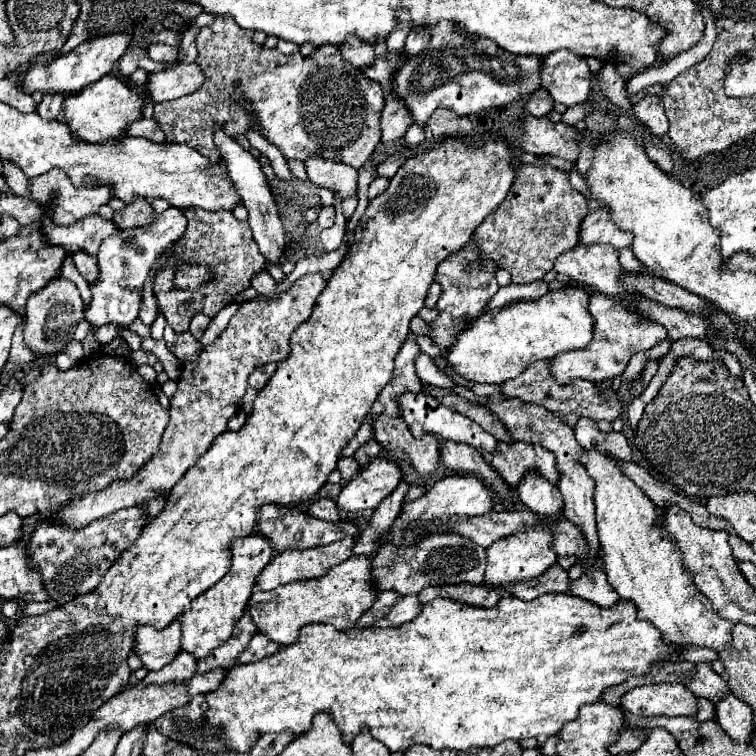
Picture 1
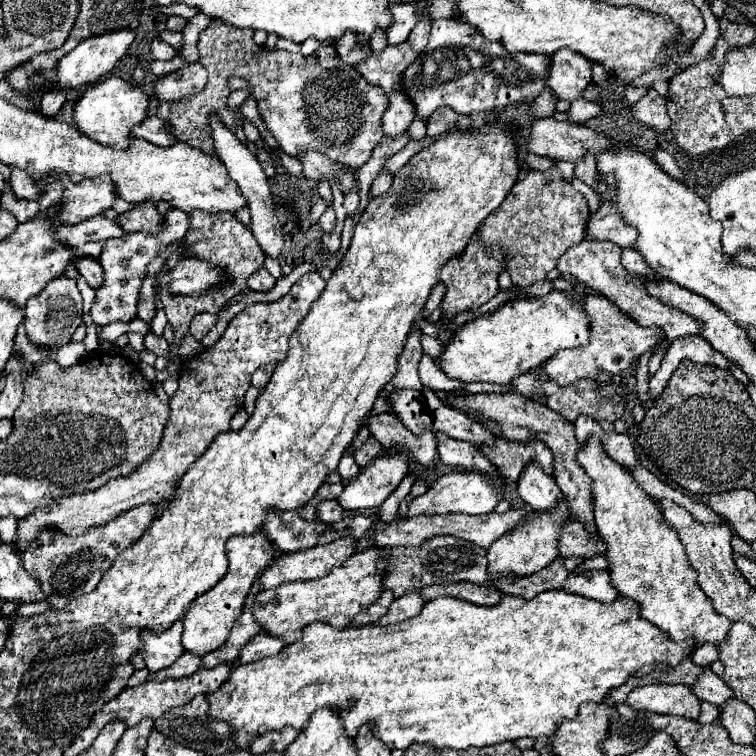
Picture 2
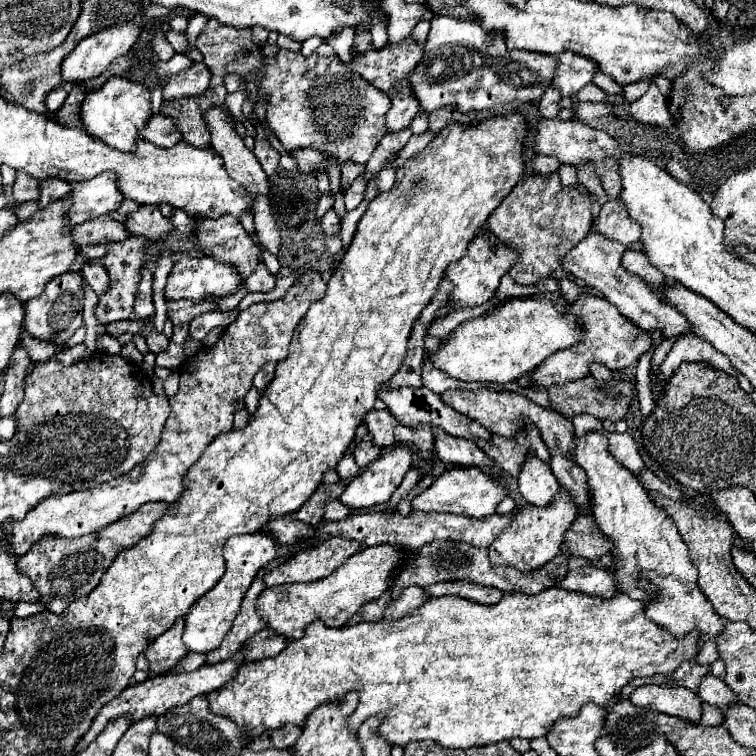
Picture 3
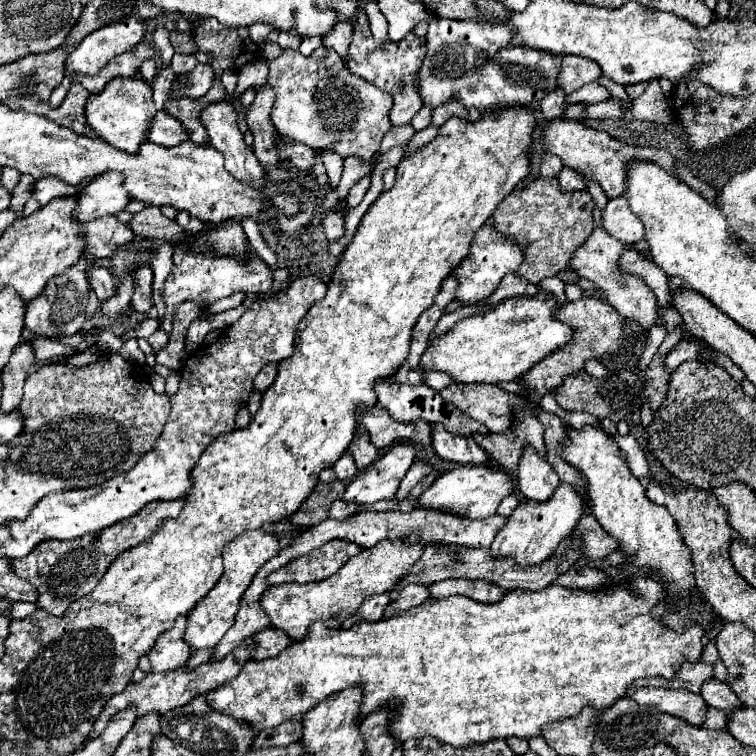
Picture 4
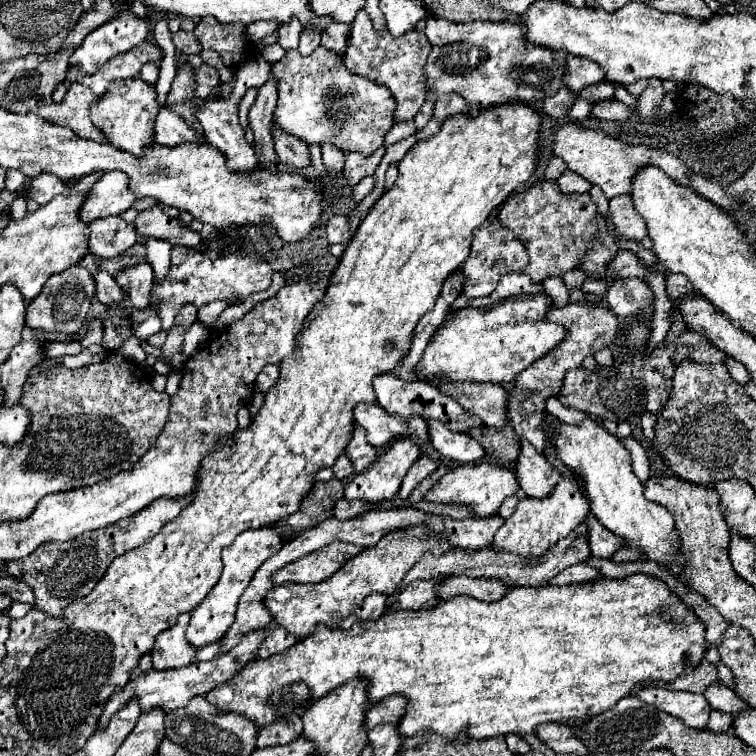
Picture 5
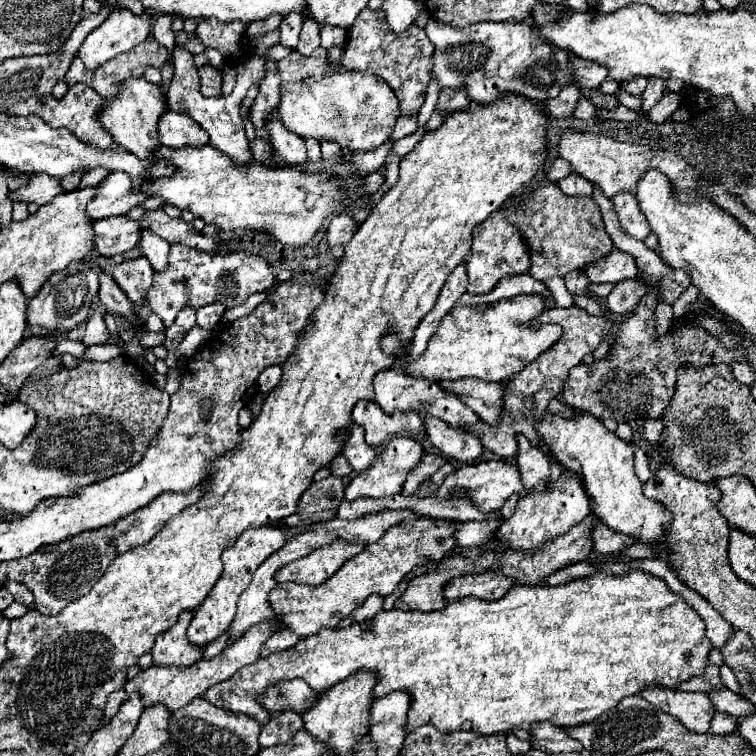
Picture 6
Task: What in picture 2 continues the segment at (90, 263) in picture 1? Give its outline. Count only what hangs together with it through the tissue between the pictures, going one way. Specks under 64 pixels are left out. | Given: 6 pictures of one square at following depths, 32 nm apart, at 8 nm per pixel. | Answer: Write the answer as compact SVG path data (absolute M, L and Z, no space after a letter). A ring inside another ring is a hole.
M80 256L76 258L76 266L78 266L78 272L86 278L86 282L94 288L96 284L100 284L102 280L102 272L100 272L100 264L96 258L90 258L90 256Z

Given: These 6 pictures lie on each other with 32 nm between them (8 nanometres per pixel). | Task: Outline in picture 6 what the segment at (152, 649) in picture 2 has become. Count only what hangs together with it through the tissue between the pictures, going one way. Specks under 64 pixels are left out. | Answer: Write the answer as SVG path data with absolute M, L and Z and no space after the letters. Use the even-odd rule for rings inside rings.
M182 612L178 616L178 622L168 632L162 632L158 636L152 648L154 666L190 666L196 660L200 660L202 650L186 638L186 628L190 620L192 612Z

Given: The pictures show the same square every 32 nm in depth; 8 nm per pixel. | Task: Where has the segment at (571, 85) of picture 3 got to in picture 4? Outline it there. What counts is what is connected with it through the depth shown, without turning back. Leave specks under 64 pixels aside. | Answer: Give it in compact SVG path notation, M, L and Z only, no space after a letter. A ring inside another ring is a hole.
M564 54L556 82L558 82L558 88L562 88L566 94L572 94L574 90L582 88L584 84L594 82L600 74L602 72L596 62L582 58L582 56Z

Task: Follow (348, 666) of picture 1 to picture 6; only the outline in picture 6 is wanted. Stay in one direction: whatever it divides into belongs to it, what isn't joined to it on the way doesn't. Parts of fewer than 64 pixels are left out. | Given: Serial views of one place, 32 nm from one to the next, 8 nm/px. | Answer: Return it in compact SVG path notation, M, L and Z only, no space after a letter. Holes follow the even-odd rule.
M596 570L594 576L584 578L584 580L576 580L576 582L568 582L562 586L512 586L504 598L496 600L496 602L486 602L486 600L476 600L476 598L458 598L448 602L442 610L434 610L434 612L412 612L412 610L382 610L380 616L376 616L376 620L372 620L372 624L368 624L370 630L364 630L360 624L352 624L350 628L322 628L320 632L316 632L314 636L302 638L298 644L294 644L292 648L272 654L268 658L258 658L256 662L240 668L240 672L236 672L236 676L216 684L212 690L208 690L204 694L204 698L208 698L210 704L214 704L216 708L224 708L224 710L232 710L232 712L242 712L250 718L254 718L260 724L266 724L272 716L270 710L266 710L254 696L264 694L272 684L276 682L284 682L284 680L294 680L294 678L302 678L306 680L306 684L310 684L310 688L320 696L326 690L330 690L334 684L346 680L348 676L360 672L360 670L368 670L374 674L376 678L376 686L372 690L374 698L382 698L394 690L398 692L406 692L410 696L410 708L408 708L408 720L406 720L406 734L414 732L416 728L424 726L424 724L432 724L436 730L440 730L442 734L450 734L454 730L460 730L460 726L464 722L472 722L472 732L478 736L490 736L490 734L508 733L514 728L520 730L530 730L532 724L536 722L552 722L556 726L580 726L586 722L592 722L596 716L600 716L606 710L616 708L616 704L626 698L626 696L634 696L644 688L650 686L666 686L672 688L682 680L688 680L690 676L696 676L704 670L704 666L708 664L708 654L712 650L710 640L704 636L704 622L702 618L678 596L674 594L664 580L634 570L626 576L612 576L612 574L602 574L600 570Z

